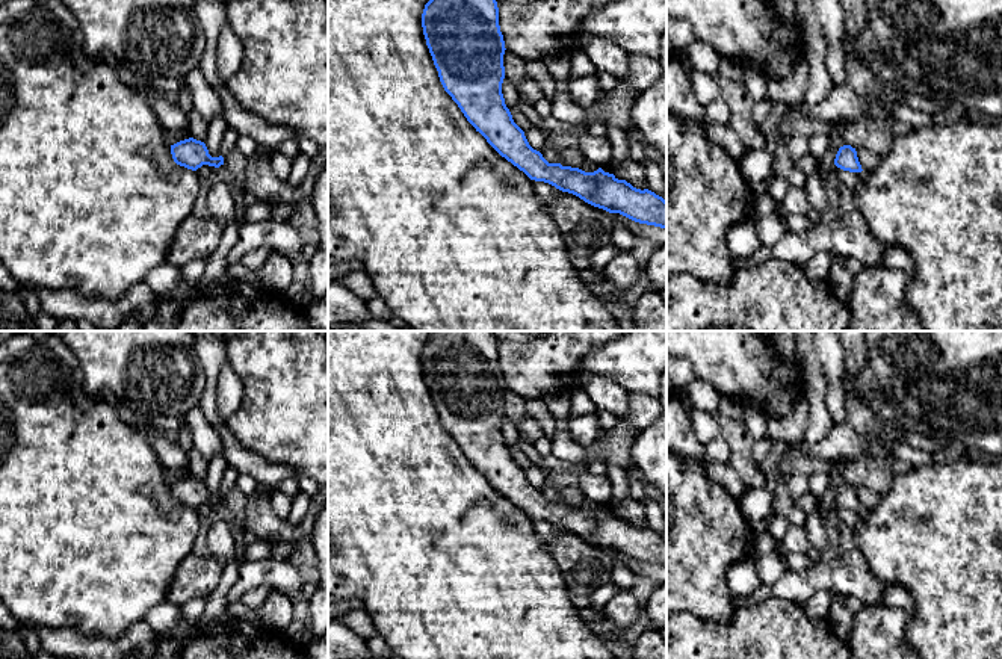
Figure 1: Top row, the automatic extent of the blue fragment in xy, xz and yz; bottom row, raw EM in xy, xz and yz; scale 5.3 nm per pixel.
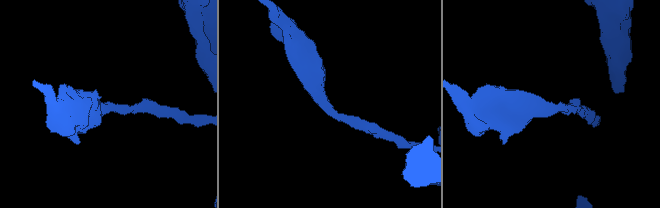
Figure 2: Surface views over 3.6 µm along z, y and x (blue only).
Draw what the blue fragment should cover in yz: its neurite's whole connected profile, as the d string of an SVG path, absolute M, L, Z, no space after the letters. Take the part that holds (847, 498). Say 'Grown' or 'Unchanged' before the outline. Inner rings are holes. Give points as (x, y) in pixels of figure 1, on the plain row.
Unchanged. M843 484L839 487L836 497L834 497L834 503L843 509L849 509L849 511L861 511L861 503L858 500L857 496L857 490L855 487L852 487L851 484Z

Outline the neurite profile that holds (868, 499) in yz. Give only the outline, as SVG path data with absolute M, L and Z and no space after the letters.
M857 485L855 490L857 490L858 500L861 503L861 508L864 511L874 509L875 505L878 503L880 496L864 485Z

